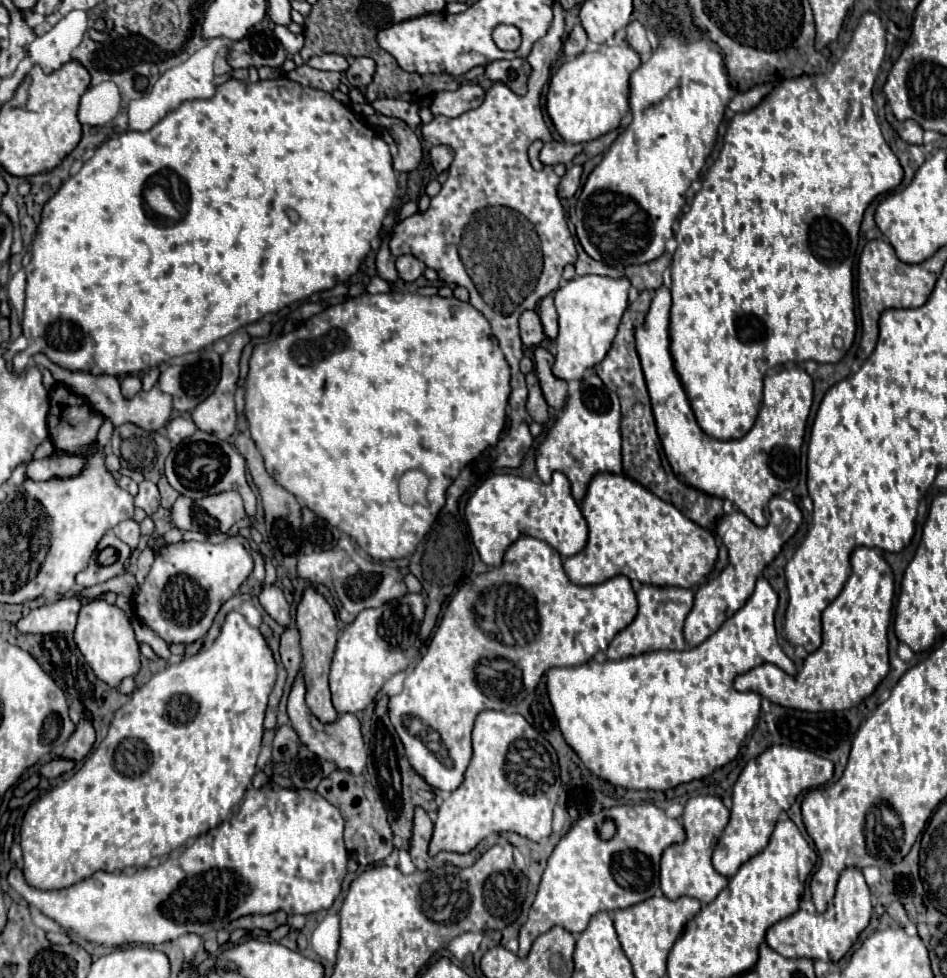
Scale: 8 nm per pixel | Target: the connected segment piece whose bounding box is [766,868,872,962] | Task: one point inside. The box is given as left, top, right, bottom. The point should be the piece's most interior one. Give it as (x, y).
(831, 934)

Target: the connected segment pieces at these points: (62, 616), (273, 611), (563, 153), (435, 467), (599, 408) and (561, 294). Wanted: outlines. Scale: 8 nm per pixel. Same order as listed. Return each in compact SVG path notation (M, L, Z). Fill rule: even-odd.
M78 596L60 598L54 604L44 604L30 610L30 614L18 622L18 630L22 634L72 633L80 608L82 604Z
M262 584L258 592L260 606L282 626L288 624L290 620L290 606L282 594L282 590L276 584Z
M546 142L540 150L540 162L548 166L556 164L570 164L578 154L582 152L582 144L570 144L570 142Z
M386 292L386 294L360 294L360 296L356 296L356 298L350 298L350 300L342 302L342 304L330 306L330 308L326 308L324 312L320 312L320 314L312 316L310 320L306 320L306 324L300 326L300 328L296 328L294 332L284 334L284 336L280 336L280 338L276 338L276 340L272 340L272 342L258 344L258 346L254 348L254 352L252 352L252 356L250 356L249 360L248 376L246 376L246 410L244 410L244 414L246 414L246 420L248 420L248 428L250 428L252 440L256 442L258 450L260 450L262 456L264 456L264 462L266 462L266 470L268 470L268 474L270 474L270 476L272 476L272 478L274 478L282 488L286 488L288 492L292 492L292 494L298 498L298 502L300 502L302 506L310 508L310 510L312 510L314 514L318 514L320 518L324 518L326 522L330 522L330 524L336 526L338 530L346 532L348 536L352 536L352 538L356 540L356 544L358 544L366 554L370 554L372 558L376 558L376 560L398 560L398 558L406 558L406 556L410 556L410 554L416 550L418 542L426 536L426 532L428 532L430 526L434 524L434 518L438 516L440 508L444 506L448 486L458 478L458 474L464 470L464 466L466 466L468 462L472 462L474 458L478 458L486 448L498 444L498 440L500 440L500 432L504 430L504 424L506 424L506 406L508 406L508 396L510 396L510 366L508 366L508 362L506 362L506 358L504 358L500 346L498 346L498 340L496 340L492 328L490 328L490 322L488 322L488 320L486 320L486 318L484 318L484 316L482 316L482 314L480 314L472 304L468 304L468 302L460 302L458 298L420 296L420 294L414 294L412 292ZM414 466L422 468L422 470L428 474L428 478L430 478L430 490L428 490L430 504L428 504L428 506L422 506L422 504L406 506L406 504L402 504L402 502L398 500L398 478L400 478L406 470L410 470L410 468L414 468Z
M588 374L578 390L570 390L562 416L554 422L546 440L538 448L536 472L542 482L550 484L552 472L560 470L572 484L572 496L582 502L590 480L598 472L622 472L622 436L620 436L620 402L596 374Z
M588 274L576 276L554 294L560 324L560 332L556 338L556 362L552 366L556 378L582 380L588 368L594 368L604 360L628 306L628 288L630 282L626 278L594 278L594 274Z

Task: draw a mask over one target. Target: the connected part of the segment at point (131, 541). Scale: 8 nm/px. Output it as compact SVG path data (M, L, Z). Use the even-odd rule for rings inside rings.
M124 520L124 522L120 522L118 526L112 528L112 532L114 532L122 542L126 542L130 548L136 548L136 546L138 546L140 526L138 526L136 520Z

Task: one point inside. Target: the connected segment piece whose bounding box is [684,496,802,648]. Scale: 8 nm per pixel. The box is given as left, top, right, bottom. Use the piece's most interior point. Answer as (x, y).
(751, 549)

